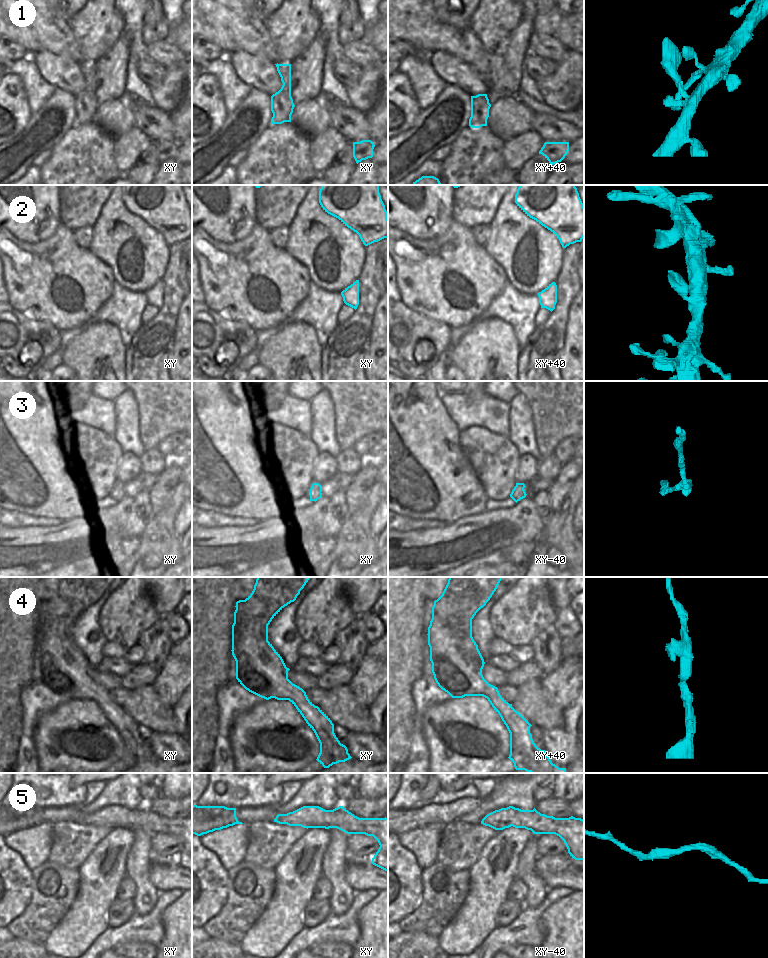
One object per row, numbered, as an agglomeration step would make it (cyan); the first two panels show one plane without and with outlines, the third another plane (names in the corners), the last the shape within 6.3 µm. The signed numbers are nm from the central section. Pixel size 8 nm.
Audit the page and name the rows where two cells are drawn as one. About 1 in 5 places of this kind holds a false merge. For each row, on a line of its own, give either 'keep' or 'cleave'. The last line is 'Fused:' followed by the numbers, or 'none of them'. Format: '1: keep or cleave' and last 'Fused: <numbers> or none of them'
1: keep
2: keep
3: keep
4: keep
5: keep
Fused: none of them

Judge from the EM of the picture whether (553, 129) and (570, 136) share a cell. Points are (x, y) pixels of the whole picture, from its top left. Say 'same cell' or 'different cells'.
same cell

